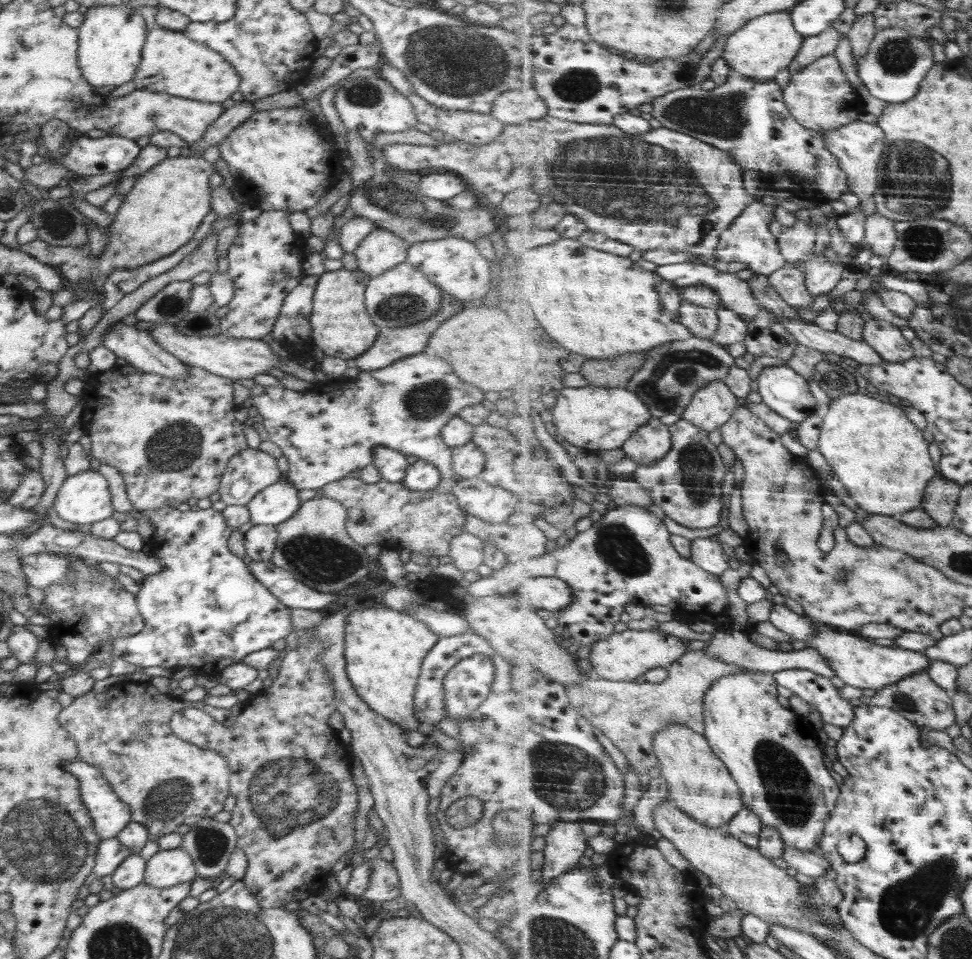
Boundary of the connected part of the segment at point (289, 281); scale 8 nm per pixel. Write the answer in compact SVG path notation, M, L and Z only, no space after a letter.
M263 211L255 220L243 223L240 222L239 232L227 251L227 258L230 262L227 274L233 282L234 296L228 304L228 312L219 319L222 336L229 338L261 340L270 332L273 332L274 324L284 299L307 275L303 268L303 261L306 259L308 250L306 240L296 234L290 227L289 215L283 211Z

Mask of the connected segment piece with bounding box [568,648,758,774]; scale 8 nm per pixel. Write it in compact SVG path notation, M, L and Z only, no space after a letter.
M706 648L696 651L690 651L684 654L681 660L669 667L669 677L665 682L653 684L650 682L628 681L618 682L614 680L606 680L595 677L588 683L577 685L576 687L568 687L569 698L573 705L580 710L581 714L593 723L594 729L598 728L613 744L629 759L630 766L634 767L640 774L650 772L652 768L660 766L660 763L654 764L654 756L652 754L652 742L655 742L655 736L658 733L669 728L671 724L686 724L698 732L706 734L706 716L705 716L705 698L722 678L731 675L742 675L758 672L754 669L730 663L730 661L722 661L716 659L712 655L708 655Z

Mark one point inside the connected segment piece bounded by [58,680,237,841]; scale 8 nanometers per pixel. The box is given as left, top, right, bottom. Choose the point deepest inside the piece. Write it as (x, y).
(125, 732)

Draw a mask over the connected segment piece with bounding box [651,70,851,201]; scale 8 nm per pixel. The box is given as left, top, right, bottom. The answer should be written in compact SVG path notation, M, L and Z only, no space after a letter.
M732 70L732 75L726 84L717 86L712 90L704 90L702 85L684 87L683 89L678 89L677 91L671 92L668 95L661 96L660 99L653 102L654 110L651 112L652 116L658 119L664 127L668 127L680 132L689 133L690 136L698 137L698 140L703 140L708 142L708 144L716 146L716 148L721 148L724 151L731 152L738 164L742 166L743 169L749 168L752 170L757 170L760 176L772 182L777 191L789 191L794 195L800 195L801 191L804 189L809 189L809 192L818 192L818 194L823 194L828 201L839 200L840 197L844 194L850 193L850 177L848 172L846 172L842 165L840 164L840 159L836 156L826 145L826 137L824 131L815 131L811 128L806 128L806 125L803 125L792 115L790 111L789 104L785 101L785 88L776 80L765 80L765 81L756 81L748 75L742 74L736 70Z

